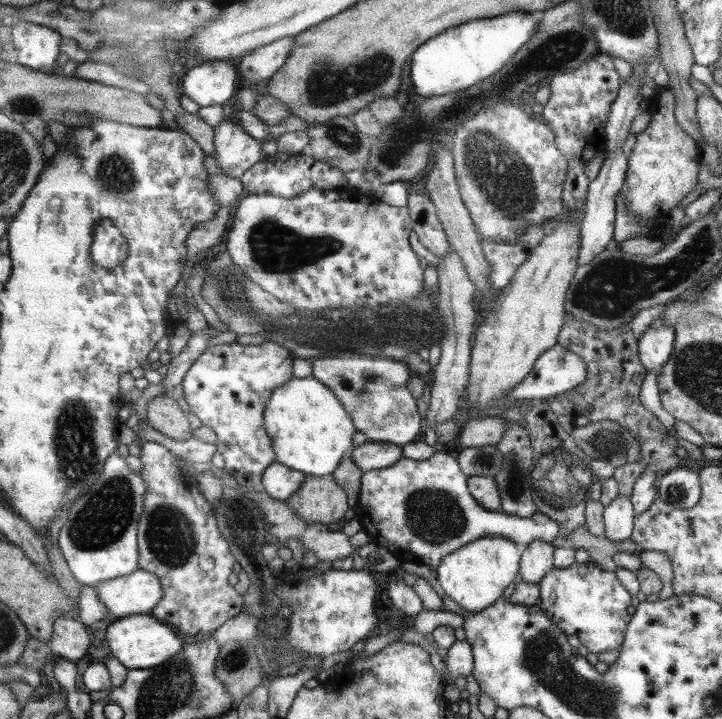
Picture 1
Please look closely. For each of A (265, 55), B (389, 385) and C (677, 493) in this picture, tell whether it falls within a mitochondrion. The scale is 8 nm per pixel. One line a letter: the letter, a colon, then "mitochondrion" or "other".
A: other
B: mitochondrion
C: mitochondrion

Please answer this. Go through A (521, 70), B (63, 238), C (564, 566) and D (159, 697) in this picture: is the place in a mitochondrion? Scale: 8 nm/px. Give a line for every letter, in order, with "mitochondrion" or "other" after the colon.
A: mitochondrion
B: other
C: other
D: mitochondrion

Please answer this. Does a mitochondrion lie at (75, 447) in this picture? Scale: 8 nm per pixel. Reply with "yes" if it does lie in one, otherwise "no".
yes

